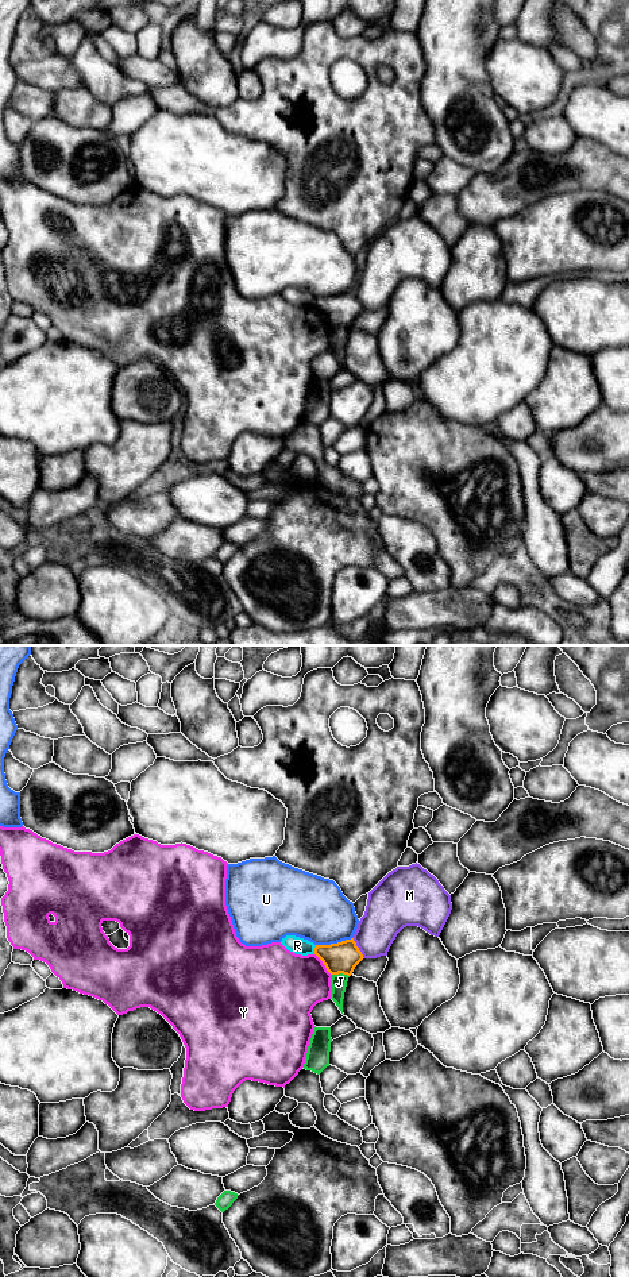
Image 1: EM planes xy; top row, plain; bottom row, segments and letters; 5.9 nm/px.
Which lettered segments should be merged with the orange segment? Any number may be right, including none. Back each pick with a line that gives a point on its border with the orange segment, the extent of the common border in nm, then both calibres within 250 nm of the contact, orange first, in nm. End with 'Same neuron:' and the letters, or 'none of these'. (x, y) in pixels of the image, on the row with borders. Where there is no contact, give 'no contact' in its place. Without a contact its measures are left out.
Same neuron: none of these

